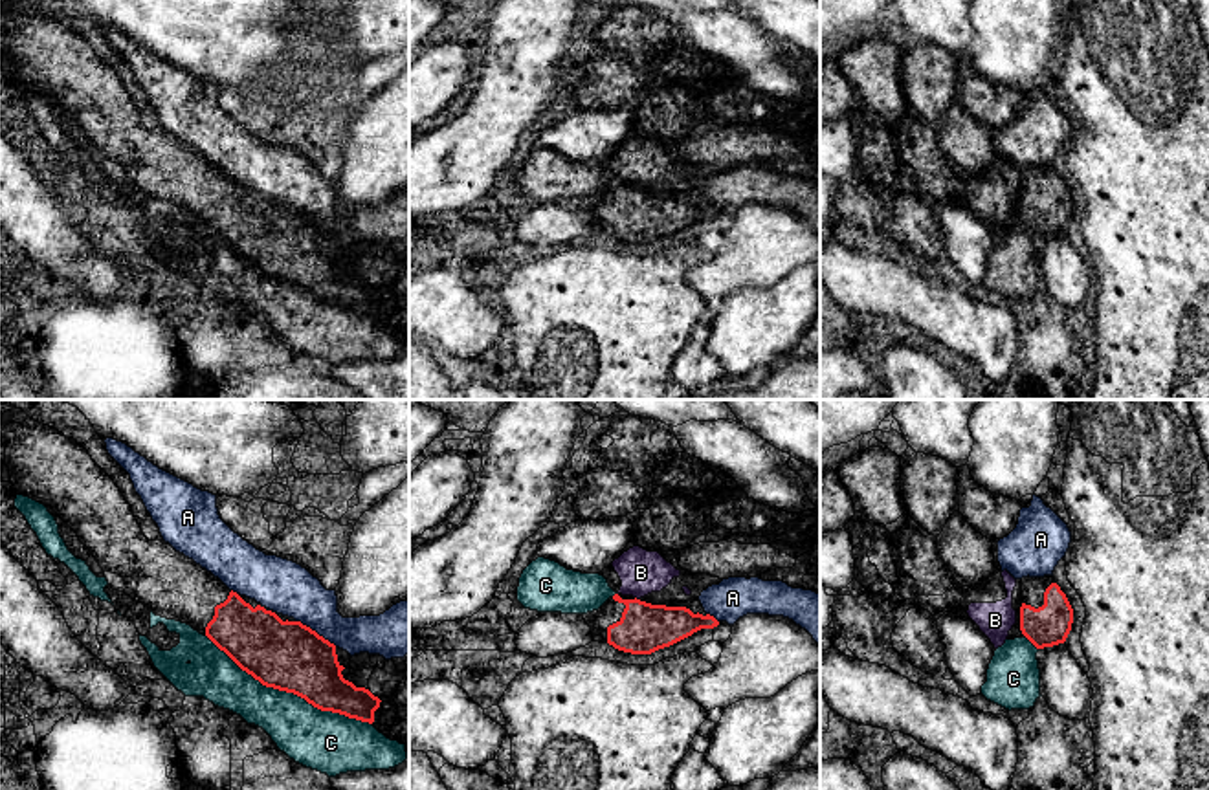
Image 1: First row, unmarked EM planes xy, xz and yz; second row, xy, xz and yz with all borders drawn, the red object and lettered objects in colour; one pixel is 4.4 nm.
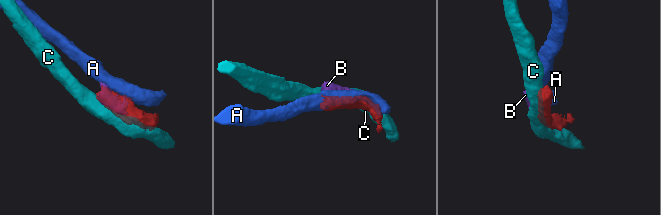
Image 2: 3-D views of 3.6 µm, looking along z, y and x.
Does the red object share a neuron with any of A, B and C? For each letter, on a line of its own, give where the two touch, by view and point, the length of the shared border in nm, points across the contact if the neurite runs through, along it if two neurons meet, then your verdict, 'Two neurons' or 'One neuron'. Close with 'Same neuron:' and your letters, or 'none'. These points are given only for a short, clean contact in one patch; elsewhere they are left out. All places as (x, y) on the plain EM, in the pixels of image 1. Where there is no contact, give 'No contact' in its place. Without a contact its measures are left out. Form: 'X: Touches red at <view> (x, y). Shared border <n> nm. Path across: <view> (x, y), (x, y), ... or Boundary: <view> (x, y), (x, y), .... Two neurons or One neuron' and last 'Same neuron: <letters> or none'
A: Touches red at xy (314, 220). Shared border 220 nm. Boundary: xy (296, 209), (336, 235). Two neurons
B: Touches red at xz (635, 187). Shared border 30 nm. Two neurons
C: Touches red at xy (288, 281). Shared border 850 nm. Two neurons
Same neuron: none

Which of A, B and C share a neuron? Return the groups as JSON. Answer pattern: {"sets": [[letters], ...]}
{"sets": [["A"], ["B"], ["C"]]}

